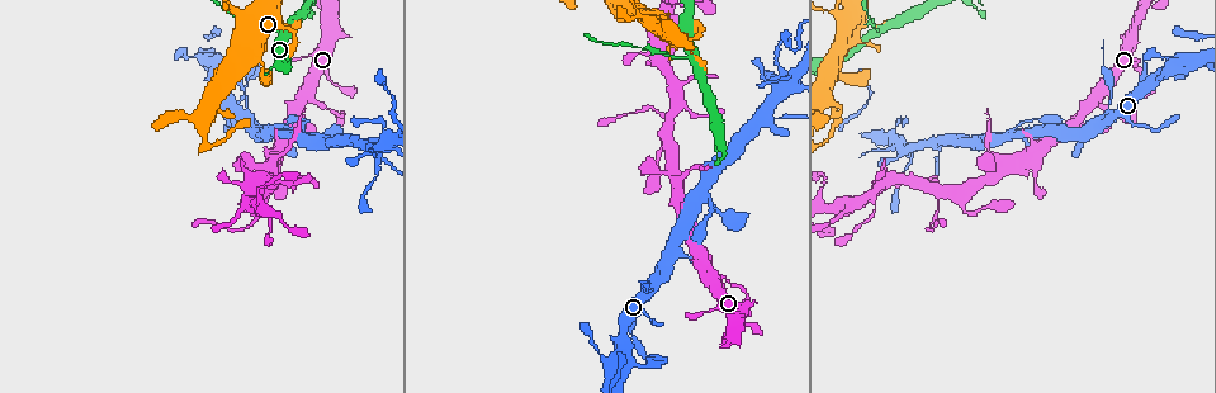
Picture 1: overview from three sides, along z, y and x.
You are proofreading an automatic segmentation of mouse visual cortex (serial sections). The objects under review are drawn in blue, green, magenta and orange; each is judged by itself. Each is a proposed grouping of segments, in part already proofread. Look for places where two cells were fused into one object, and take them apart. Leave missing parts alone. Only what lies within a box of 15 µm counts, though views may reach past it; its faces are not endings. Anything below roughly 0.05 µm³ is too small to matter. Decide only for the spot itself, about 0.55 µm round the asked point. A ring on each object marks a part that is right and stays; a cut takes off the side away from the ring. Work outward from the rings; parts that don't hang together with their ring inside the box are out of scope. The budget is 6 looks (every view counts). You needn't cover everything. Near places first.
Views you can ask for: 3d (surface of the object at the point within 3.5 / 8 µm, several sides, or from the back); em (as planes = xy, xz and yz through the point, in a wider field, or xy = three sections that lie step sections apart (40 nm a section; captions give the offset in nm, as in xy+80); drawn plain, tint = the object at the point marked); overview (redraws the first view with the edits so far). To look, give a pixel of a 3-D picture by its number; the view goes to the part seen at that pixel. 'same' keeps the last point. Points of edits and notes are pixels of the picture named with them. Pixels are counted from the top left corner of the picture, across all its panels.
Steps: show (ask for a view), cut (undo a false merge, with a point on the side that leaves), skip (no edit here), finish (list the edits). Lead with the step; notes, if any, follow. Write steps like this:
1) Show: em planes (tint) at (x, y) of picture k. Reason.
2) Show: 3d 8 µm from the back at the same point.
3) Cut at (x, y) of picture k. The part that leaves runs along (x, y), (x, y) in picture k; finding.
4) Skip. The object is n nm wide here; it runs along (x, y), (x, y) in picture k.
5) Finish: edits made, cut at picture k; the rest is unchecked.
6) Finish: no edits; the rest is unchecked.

Show: 3d 3.5 µm at (935, 211) of picture 1. Thin neck.

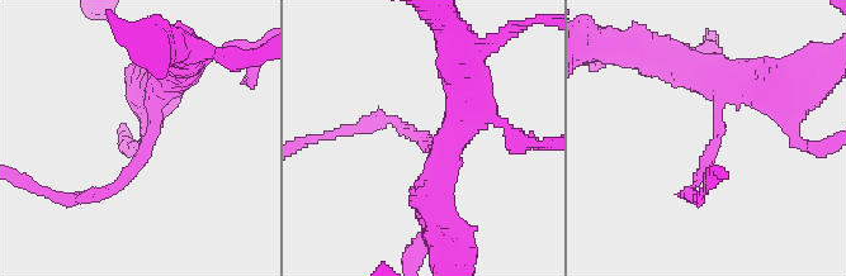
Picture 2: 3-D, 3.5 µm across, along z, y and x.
Show: em xy step 5 (tint) at (151, 144) of picture 2.

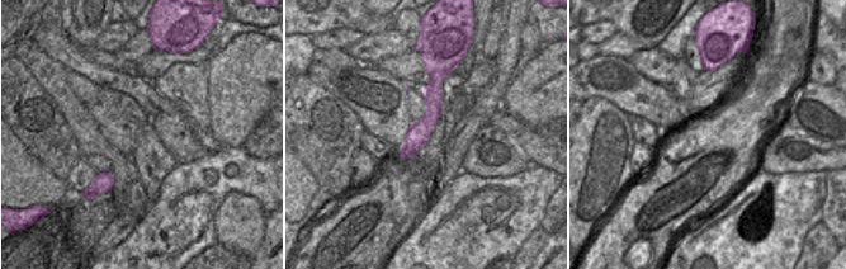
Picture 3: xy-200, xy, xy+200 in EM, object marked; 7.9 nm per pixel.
Skip. It runs along (157, 74), (154, 139), (123, 182), (91, 194) in picture 2; continuous, no second cell.

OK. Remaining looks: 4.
Show: 3d 3.5 µm at (234, 11) of picture 1. A narrow waist.

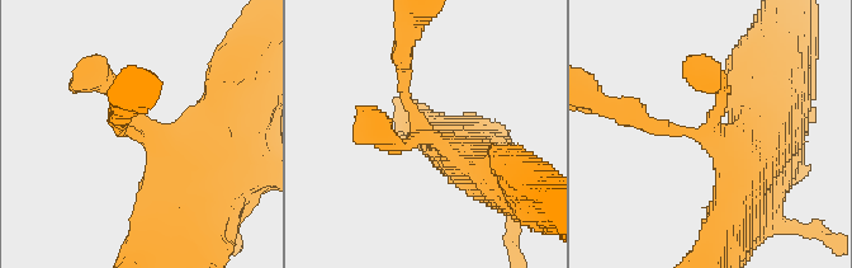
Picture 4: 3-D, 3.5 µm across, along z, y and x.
Show: em xy step 5 (tint) at (146, 137) of picture 4. 3 arms meet here; the arms are 150, 200, 600 nm wide; shape alone is not enough.

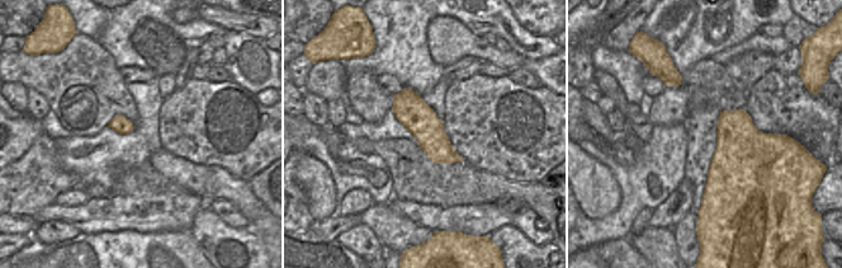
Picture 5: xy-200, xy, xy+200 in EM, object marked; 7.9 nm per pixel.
Show: em xy step 3 (tint) at the same point. Cut it another way.

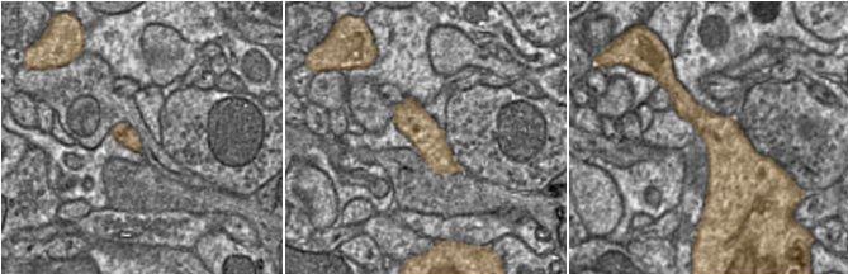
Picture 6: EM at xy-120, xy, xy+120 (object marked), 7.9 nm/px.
Skip. It runs along (213, 154), (174, 161), (96, 73) in picture 4; one cell here.

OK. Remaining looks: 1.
Finish: no edits; the rest is unchecked.

